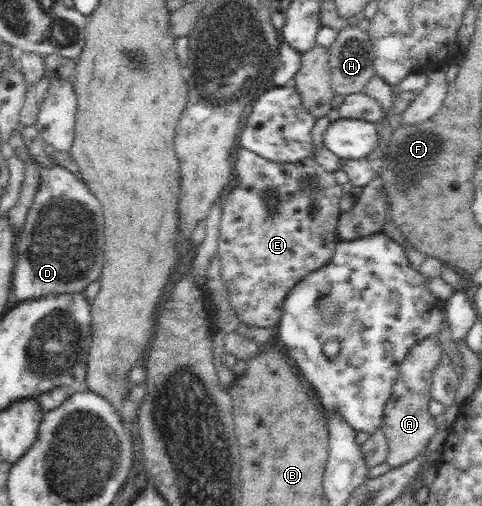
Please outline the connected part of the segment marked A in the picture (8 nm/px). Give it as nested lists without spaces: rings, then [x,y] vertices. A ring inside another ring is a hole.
[[[429,336],[418,344],[414,344],[400,365],[392,395],[384,408],[381,426],[389,447],[385,461],[391,468],[398,468],[423,454],[430,439],[436,435],[436,422],[429,412],[428,403],[431,398],[432,374],[436,371],[443,353],[438,336]]]

